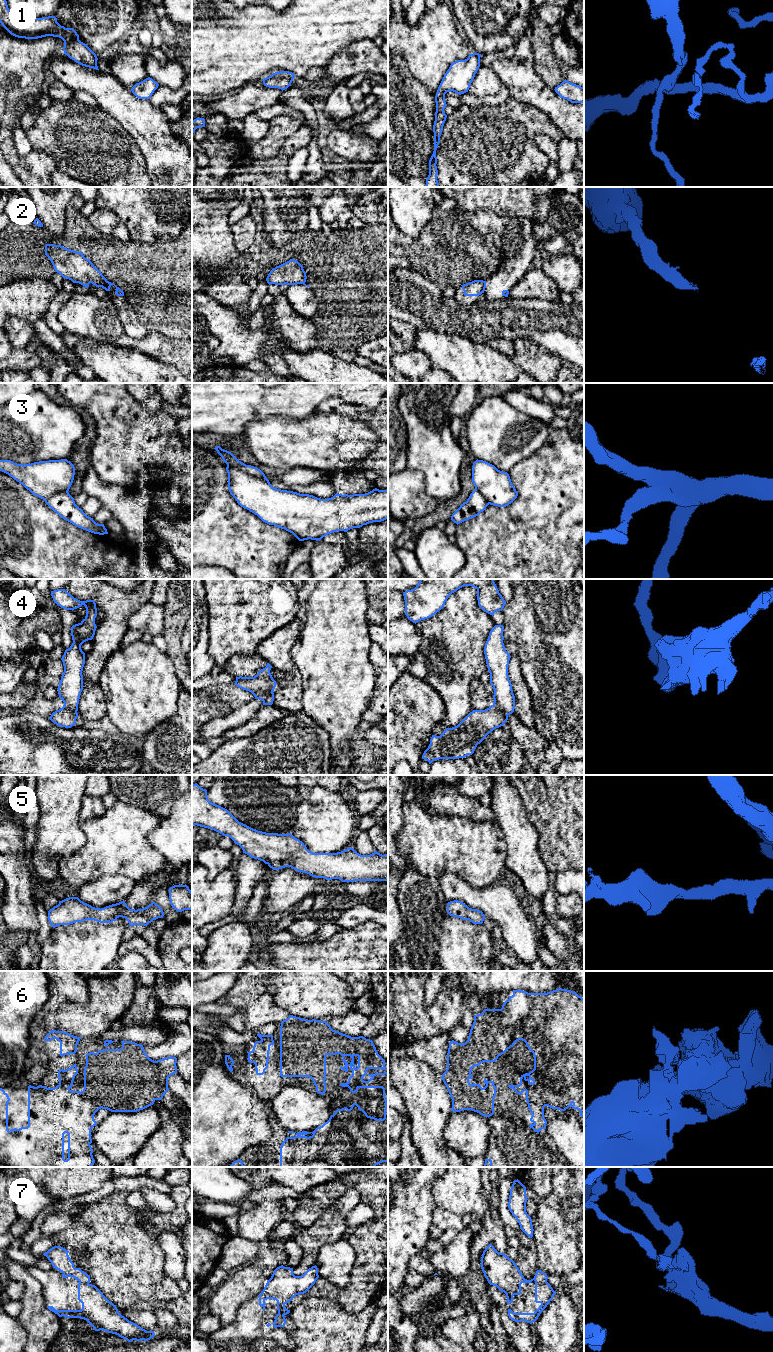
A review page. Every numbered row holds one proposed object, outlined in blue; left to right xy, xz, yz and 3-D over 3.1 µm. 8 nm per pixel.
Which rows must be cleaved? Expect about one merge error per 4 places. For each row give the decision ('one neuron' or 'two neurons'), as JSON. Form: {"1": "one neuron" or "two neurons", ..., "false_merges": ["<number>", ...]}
{"1": "one neuron", "2": "two neurons", "3": "two neurons", "4": "two neurons", "5": "one neuron", "6": "two neurons", "7": "two neurons", "false_merges": ["2", "3", "4", "6", "7"]}

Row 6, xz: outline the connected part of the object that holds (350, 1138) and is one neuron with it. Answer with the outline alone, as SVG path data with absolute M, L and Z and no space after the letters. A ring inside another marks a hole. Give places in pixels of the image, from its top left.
M334 1031L334 1040L333 1040L333 1042L331 1043L330 1048L329 1048L329 1049L325 1049L325 1050L321 1050L321 1055L320 1055L320 1057L321 1057L323 1072L322 1072L322 1074L321 1074L319 1077L317 1077L316 1079L312 1079L314 1085L316 1086L316 1092L319 1093L319 1094L321 1094L321 1095L324 1095L324 1093L326 1092L326 1083L325 1083L325 1080L326 1080L326 1056L327 1056L327 1055L336 1055L336 1054L340 1054L340 1055L343 1057L342 1061L345 1063L345 1066L344 1066L344 1067L340 1067L340 1069L344 1070L345 1072L348 1072L348 1069L350 1068L351 1071L352 1071L352 1075L349 1077L348 1082L347 1082L347 1083L341 1083L339 1086L348 1087L352 1093L357 1092L359 1088L382 1088L382 1089L383 1089L383 1098L385 1099L385 1103L384 1103L384 1104L385 1104L384 1118L383 1118L383 1119L382 1119L382 1118L377 1119L377 1118L375 1118L375 1117L373 1117L373 1116L372 1116L372 1117L371 1117L371 1116L368 1116L367 1113L366 1113L363 1109L361 1109L360 1106L359 1106L357 1103L353 1103L350 1109L348 1109L347 1107L344 1107L344 1108L342 1108L342 1109L337 1109L337 1110L335 1111L335 1113L330 1116L330 1118L329 1118L329 1120L328 1120L327 1122L325 1122L322 1126L317 1127L313 1132L302 1131L302 1132L296 1133L296 1132L293 1132L293 1131L288 1131L289 1133L295 1133L296 1136L295 1136L295 1137L287 1137L287 1138L282 1142L281 1147L280 1147L280 1167L375 1167L376 1165L378 1165L378 1164L380 1164L380 1163L382 1163L382 1162L388 1162L388 1073L385 1071L385 1070L386 1070L385 1060L378 1054L378 1052L377 1052L377 1050L376 1050L376 1047L375 1047L375 1045L373 1044L373 1041L372 1041L372 1040L366 1039L366 1038L363 1037L363 1036L351 1037L351 1036L346 1035L346 1034L340 1033L339 1031ZM368 1069L382 1069L382 1070L384 1070L385 1072L384 1072L384 1073L368 1074L368 1073L367 1073L367 1070L368 1070Z

